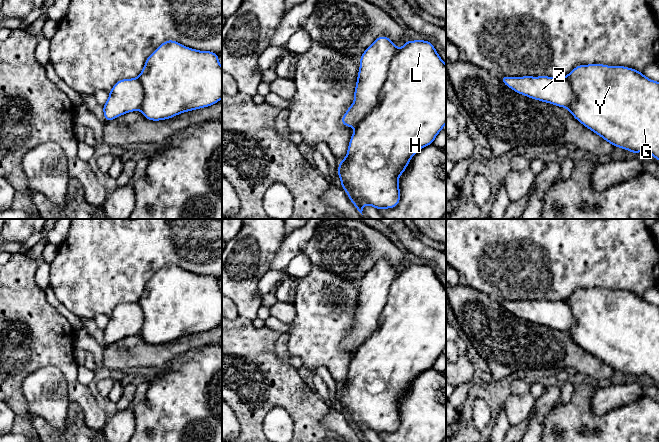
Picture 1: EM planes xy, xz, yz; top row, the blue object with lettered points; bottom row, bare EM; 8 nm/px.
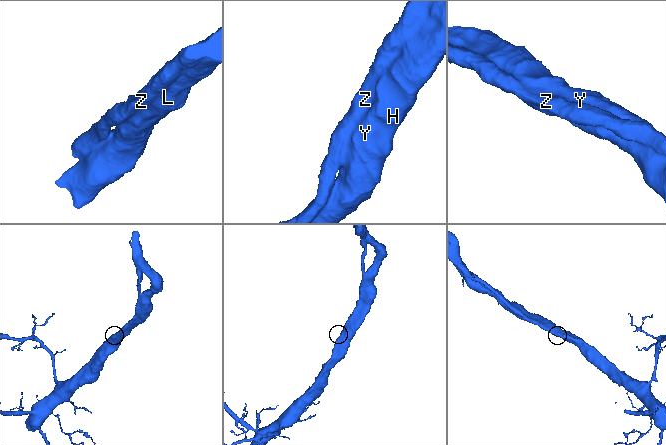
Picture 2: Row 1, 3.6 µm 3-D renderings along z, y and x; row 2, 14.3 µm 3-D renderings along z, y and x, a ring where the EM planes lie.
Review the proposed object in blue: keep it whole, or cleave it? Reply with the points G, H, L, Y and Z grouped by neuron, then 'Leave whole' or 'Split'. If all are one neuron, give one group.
Groups: G H L Y Z. Leave whole

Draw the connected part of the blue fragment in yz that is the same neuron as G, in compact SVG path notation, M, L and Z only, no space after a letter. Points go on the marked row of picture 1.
M589 64L578 65L566 77L503 76L500 79L519 94L567 108L581 124L614 147L621 147L634 154L648 151L655 160L659 160L659 82L645 77L641 71L624 66Z

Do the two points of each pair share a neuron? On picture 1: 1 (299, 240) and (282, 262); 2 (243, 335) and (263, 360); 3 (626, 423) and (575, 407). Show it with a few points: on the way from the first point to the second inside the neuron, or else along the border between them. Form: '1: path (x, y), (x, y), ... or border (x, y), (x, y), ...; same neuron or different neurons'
1: path (294, 245), (283, 257); same neuron
2: path (244, 341), (257, 354); same neuron
3: path (613, 423), (598, 423), (588, 419); same neuron

